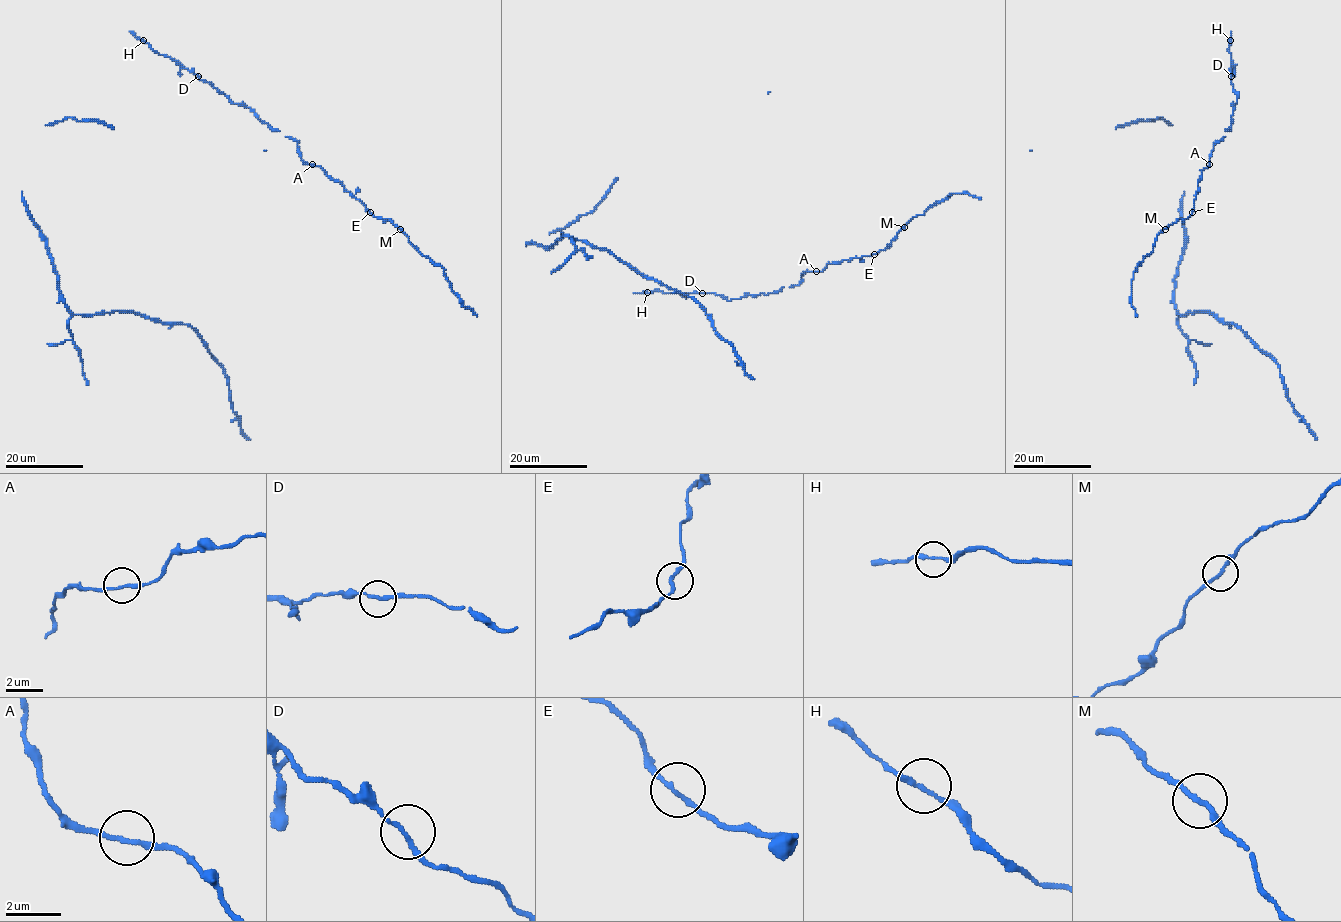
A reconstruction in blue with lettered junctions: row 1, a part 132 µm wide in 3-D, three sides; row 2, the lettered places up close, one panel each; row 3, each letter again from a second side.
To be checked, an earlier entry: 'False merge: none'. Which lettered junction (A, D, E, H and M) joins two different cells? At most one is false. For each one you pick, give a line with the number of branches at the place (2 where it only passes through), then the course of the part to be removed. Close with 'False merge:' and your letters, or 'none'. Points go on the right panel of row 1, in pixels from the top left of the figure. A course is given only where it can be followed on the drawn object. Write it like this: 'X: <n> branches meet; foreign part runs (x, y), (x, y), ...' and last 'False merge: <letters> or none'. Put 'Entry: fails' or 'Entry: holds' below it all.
False merge: none
Entry: holds

